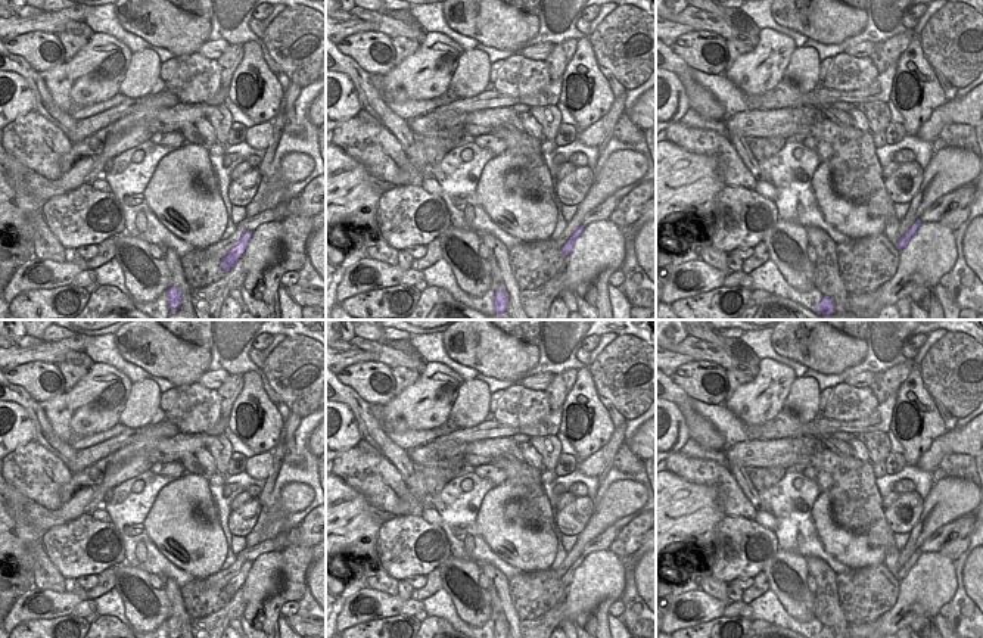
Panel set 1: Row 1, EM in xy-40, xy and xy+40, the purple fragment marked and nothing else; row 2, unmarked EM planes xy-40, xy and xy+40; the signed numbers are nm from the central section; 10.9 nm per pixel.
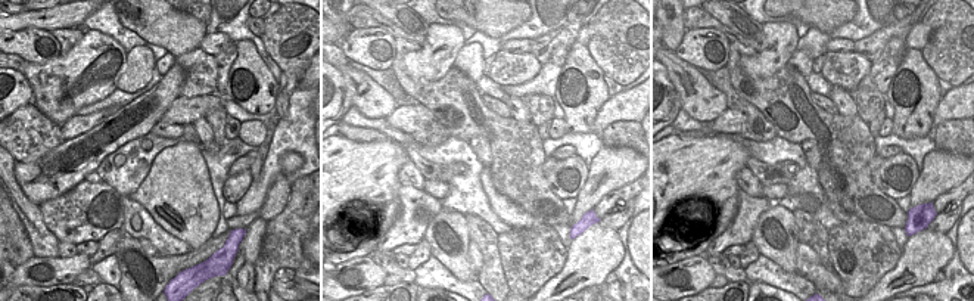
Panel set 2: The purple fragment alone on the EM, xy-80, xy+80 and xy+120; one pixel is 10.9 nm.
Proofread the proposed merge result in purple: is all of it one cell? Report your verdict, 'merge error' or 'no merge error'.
no merge error

